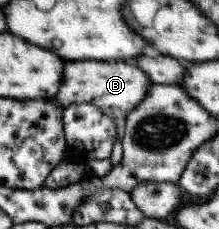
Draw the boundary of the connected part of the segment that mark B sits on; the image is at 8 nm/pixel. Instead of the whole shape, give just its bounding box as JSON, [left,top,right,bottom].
[50,62,149,119]

